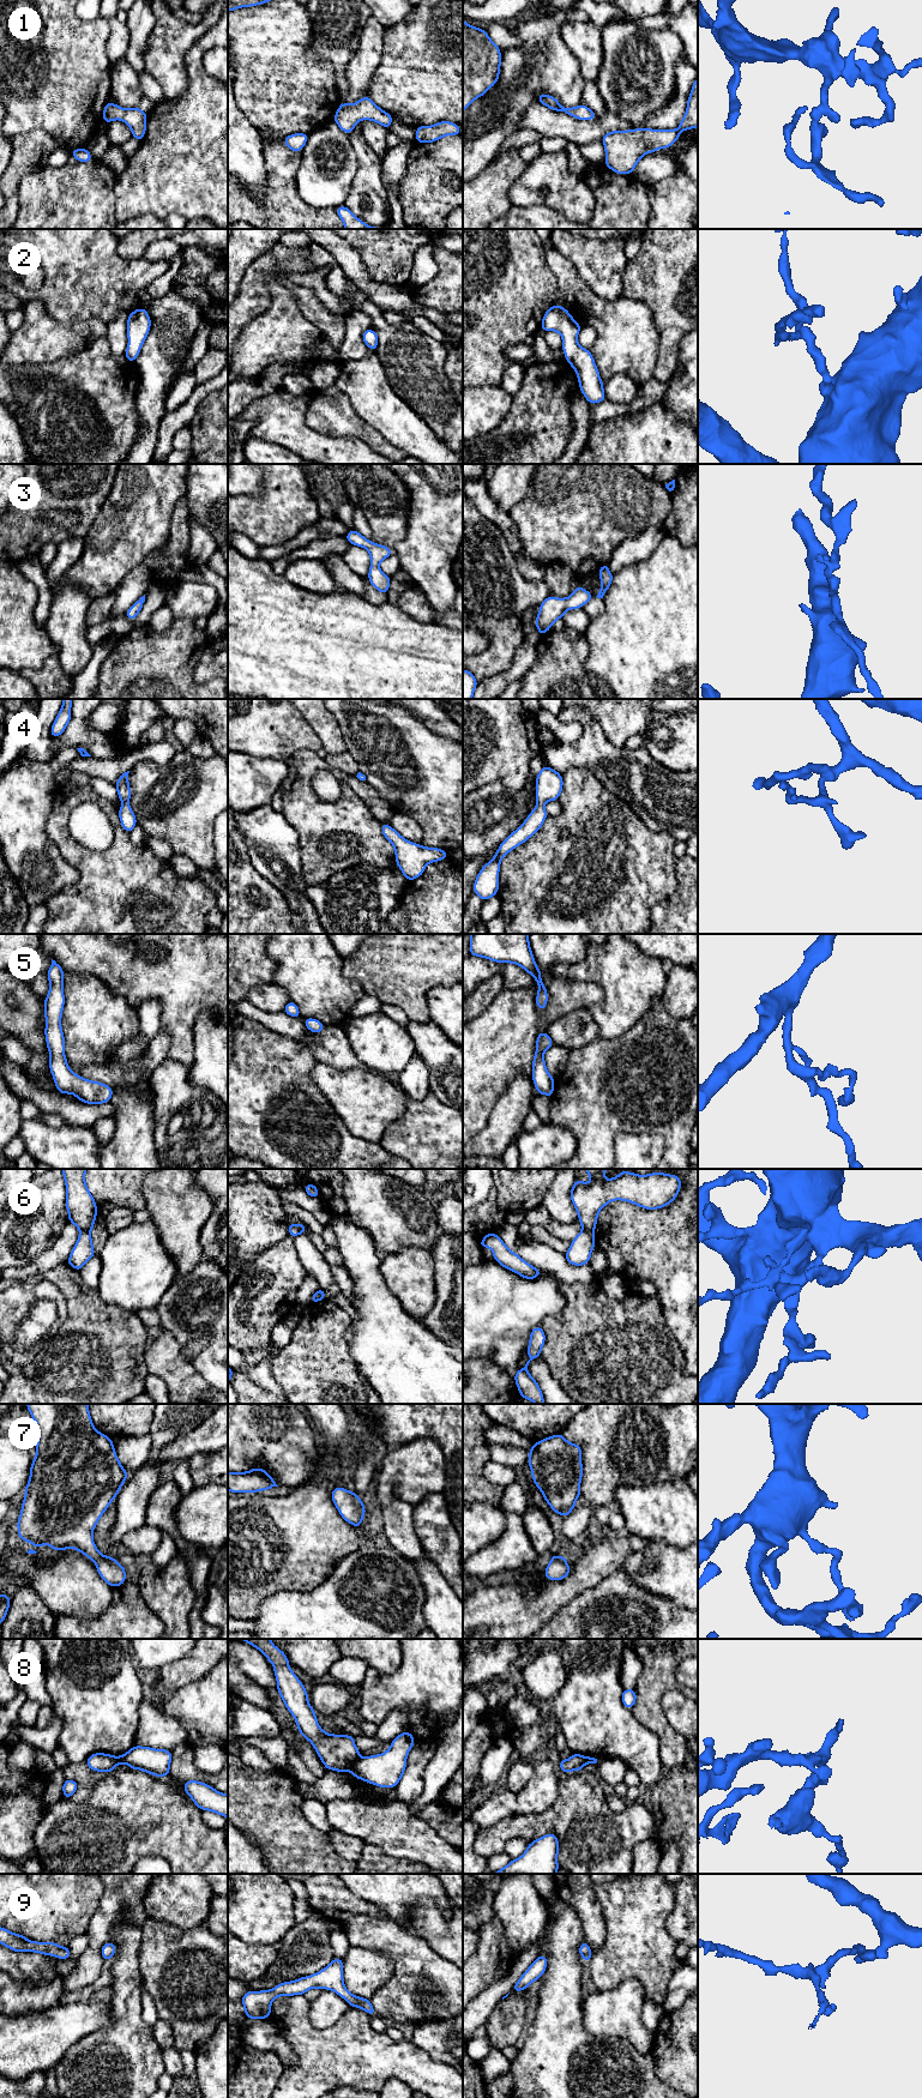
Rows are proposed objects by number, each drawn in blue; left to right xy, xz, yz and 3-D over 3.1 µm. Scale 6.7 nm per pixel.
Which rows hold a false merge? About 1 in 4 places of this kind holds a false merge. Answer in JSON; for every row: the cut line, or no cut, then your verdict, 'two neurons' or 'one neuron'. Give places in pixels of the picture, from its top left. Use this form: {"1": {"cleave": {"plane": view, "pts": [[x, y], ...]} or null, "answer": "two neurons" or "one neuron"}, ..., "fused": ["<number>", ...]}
{"1": {"cleave": null, "answer": "one neuron"}, "2": {"cleave": null, "answer": "one neuron"}, "3": {"cleave": null, "answer": "one neuron"}, "4": {"cleave": null, "answer": "one neuron"}, "5": {"cleave": null, "answer": "one neuron"}, "6": {"cleave": {"plane": "yz", "pts": [[583, 1229], [592, 1233]]}, "answer": "two neurons"}, "7": {"cleave": null, "answer": "one neuron"}, "8": {"cleave": {"plane": "xz", "pts": [[360, 1758], [349, 1770]]}, "answer": "two neurons"}, "9": {"cleave": null, "answer": "one neuron"}, "fused": ["6", "8"]}

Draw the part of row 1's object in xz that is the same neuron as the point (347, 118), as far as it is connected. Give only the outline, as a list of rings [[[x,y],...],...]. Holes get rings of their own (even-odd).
[[[366,96],[354,104],[341,103],[333,120],[342,131],[350,134],[360,120],[375,121],[388,131],[393,117]]]

